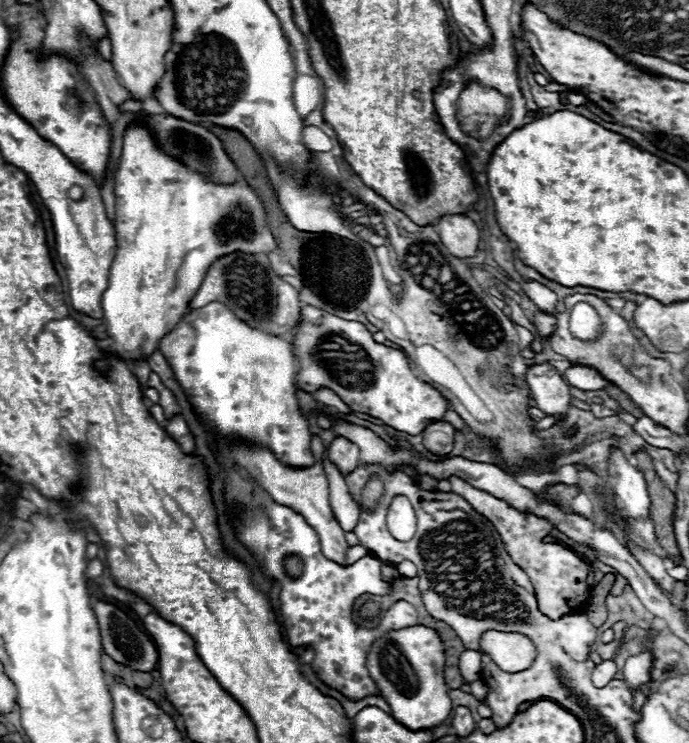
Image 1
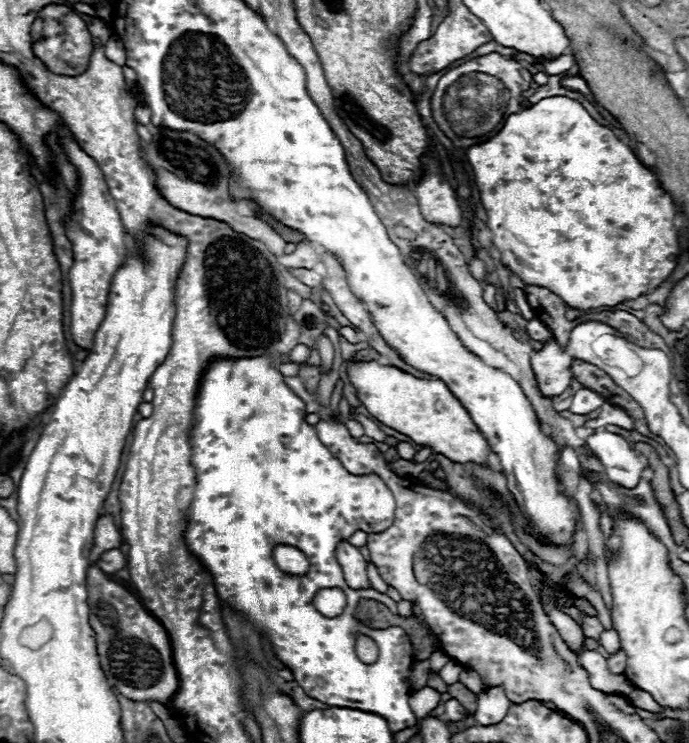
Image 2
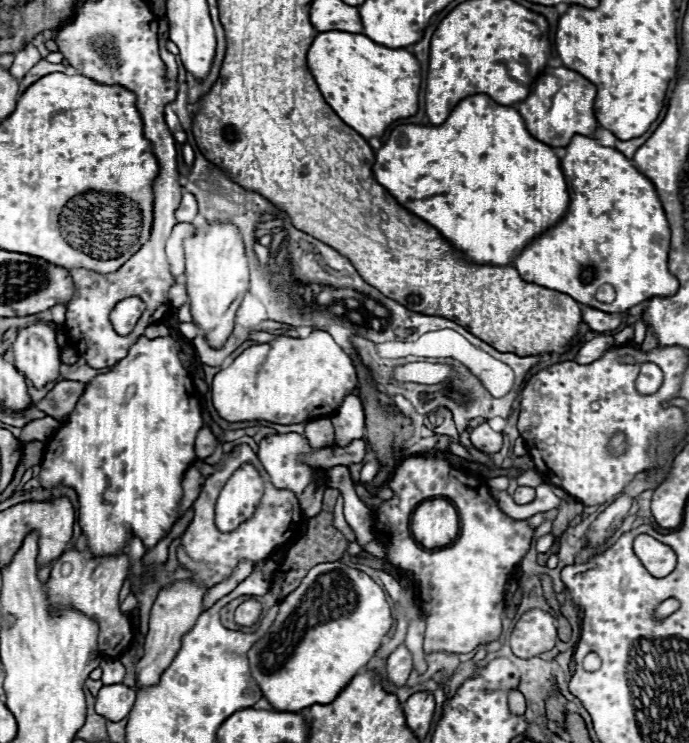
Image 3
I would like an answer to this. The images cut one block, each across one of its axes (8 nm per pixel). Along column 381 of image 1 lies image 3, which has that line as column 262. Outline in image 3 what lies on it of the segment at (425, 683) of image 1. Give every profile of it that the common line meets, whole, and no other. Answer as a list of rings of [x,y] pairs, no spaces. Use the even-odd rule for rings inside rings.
[[[342,562],[318,564],[306,574],[302,584],[280,602],[278,618],[264,638],[248,650],[252,676],[274,710],[294,712],[312,704],[330,704],[376,654],[382,638],[390,632],[392,622],[392,608],[384,590],[368,574]]]

